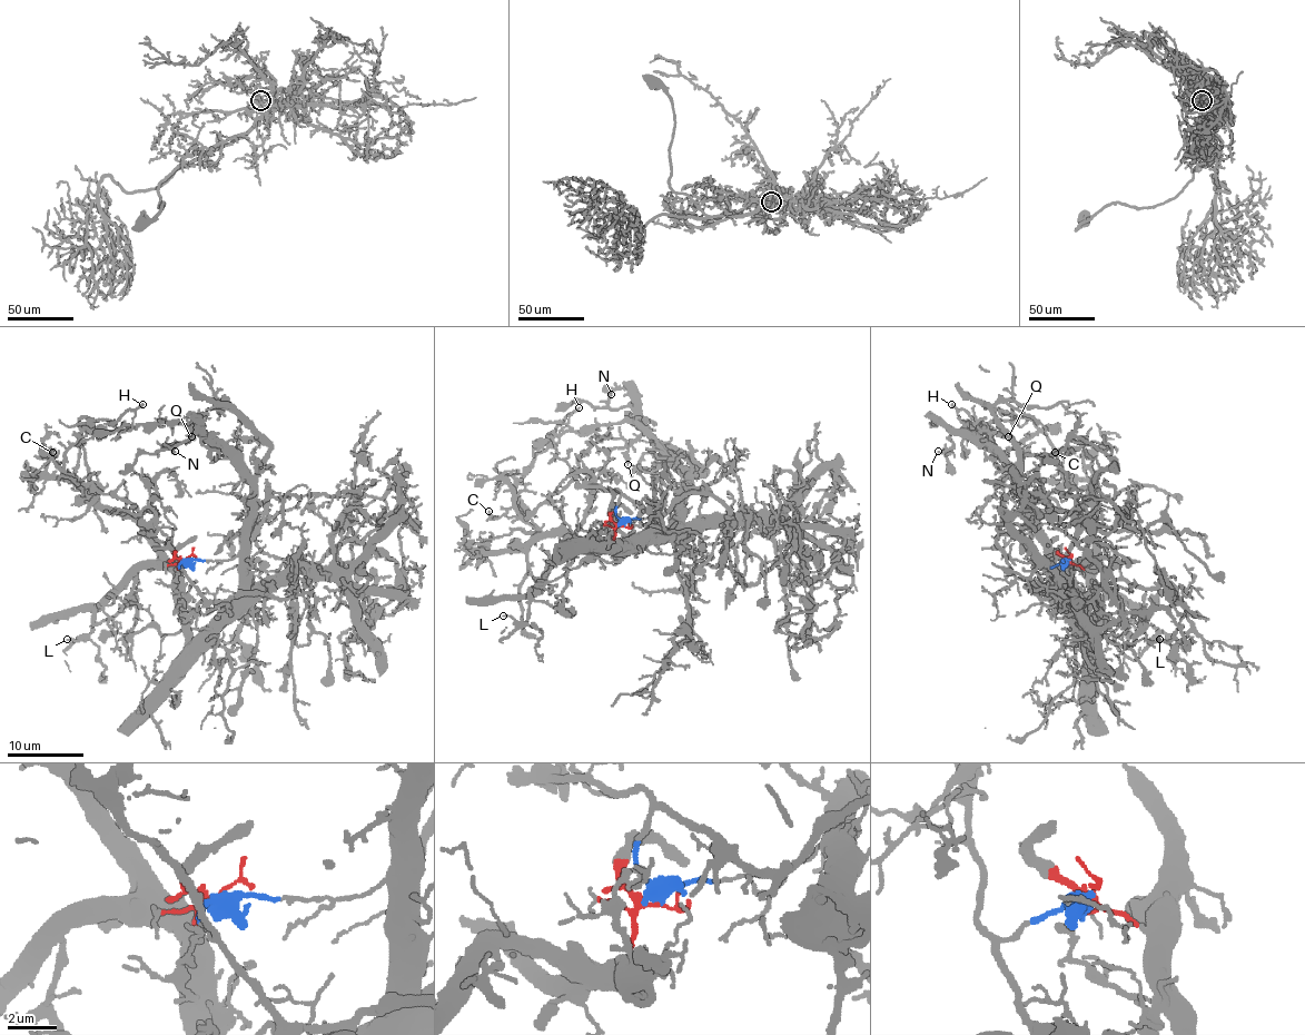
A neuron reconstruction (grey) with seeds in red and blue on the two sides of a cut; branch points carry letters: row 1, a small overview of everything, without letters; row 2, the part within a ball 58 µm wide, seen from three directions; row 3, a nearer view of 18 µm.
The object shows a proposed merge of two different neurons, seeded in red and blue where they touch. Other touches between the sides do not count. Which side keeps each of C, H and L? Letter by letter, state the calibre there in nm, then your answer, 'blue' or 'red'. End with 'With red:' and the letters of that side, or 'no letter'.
C: 100 nm thick; red
H: 190 nm thick; blue
L: 150 nm thick; red
With red: C, L

